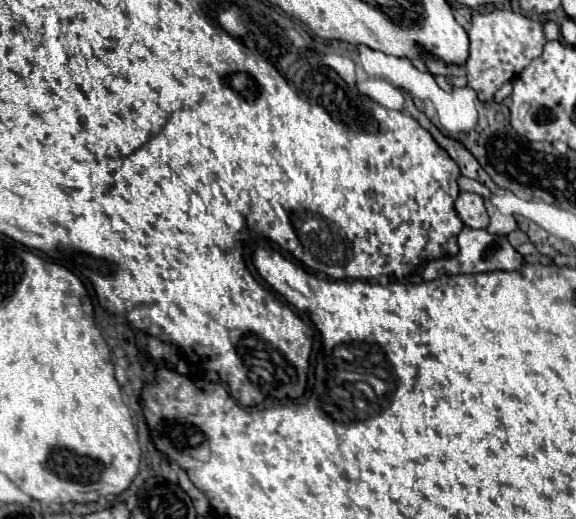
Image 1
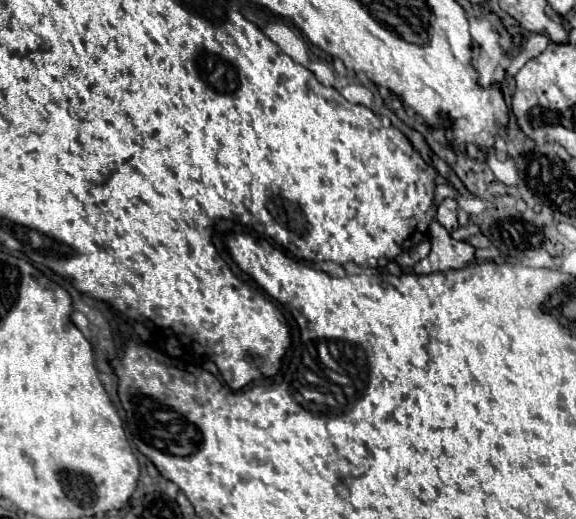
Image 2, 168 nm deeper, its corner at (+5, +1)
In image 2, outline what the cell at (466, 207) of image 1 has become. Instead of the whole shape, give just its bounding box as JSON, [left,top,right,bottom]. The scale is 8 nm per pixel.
[437,198,469,232]

